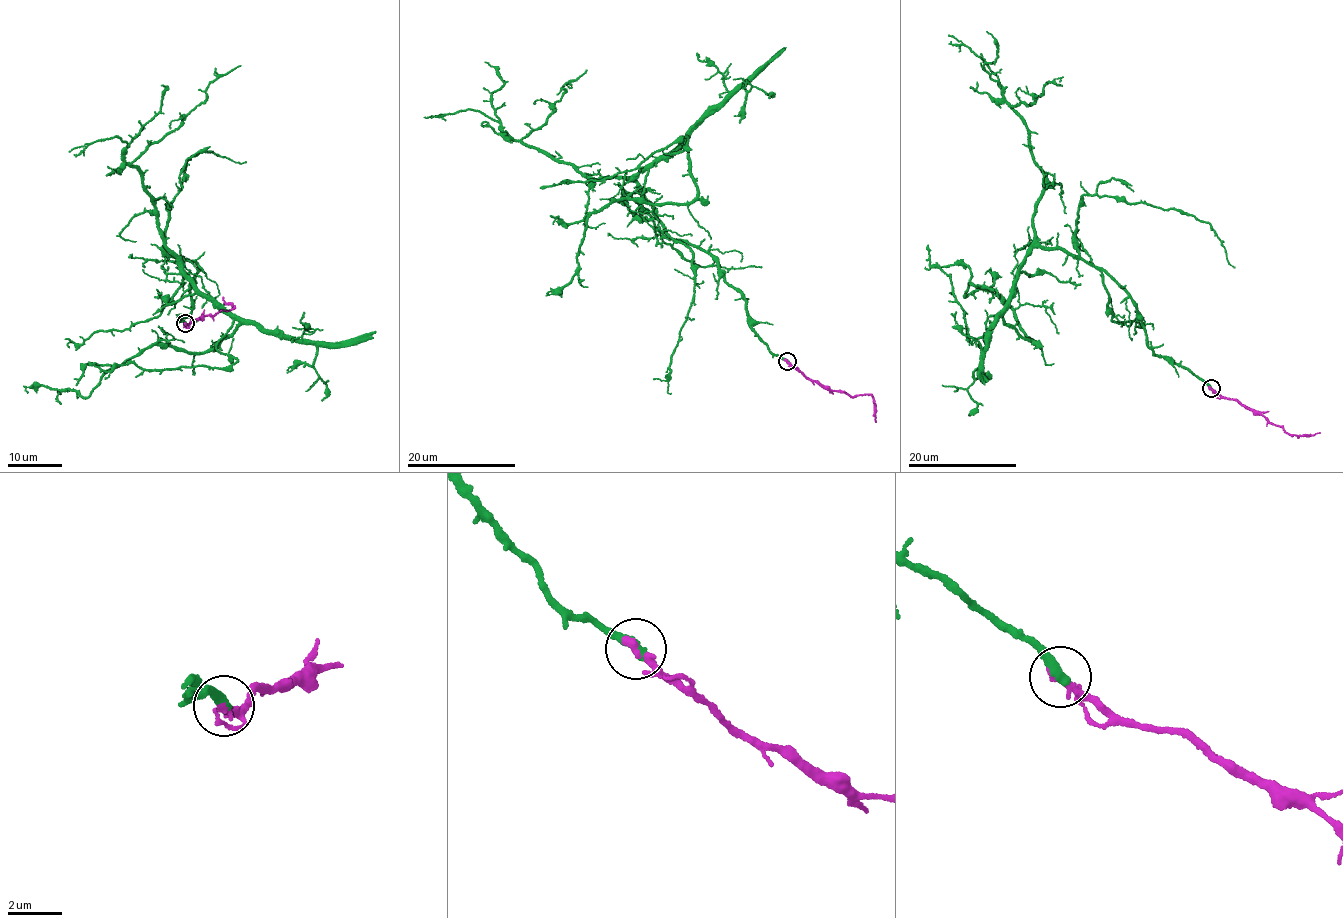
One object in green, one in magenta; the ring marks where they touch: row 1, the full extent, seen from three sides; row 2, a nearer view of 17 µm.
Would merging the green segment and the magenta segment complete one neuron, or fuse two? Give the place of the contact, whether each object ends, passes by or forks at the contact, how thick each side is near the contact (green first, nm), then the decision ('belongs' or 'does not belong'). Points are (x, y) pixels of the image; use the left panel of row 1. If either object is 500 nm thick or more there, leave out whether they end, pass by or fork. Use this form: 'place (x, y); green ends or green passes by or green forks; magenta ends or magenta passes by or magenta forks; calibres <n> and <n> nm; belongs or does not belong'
place (185, 323); green ends; magenta passes by; calibres 360 and 240 nm; belongs

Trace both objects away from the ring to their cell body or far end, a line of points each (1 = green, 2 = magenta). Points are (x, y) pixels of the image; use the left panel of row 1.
1: (184, 323), (197, 264), (180, 259), (234, 333), (207, 351), (139, 351), (85, 397), (28, 393)
2: (184, 323), (232, 309), (234, 306), (226, 304), (222, 296)

